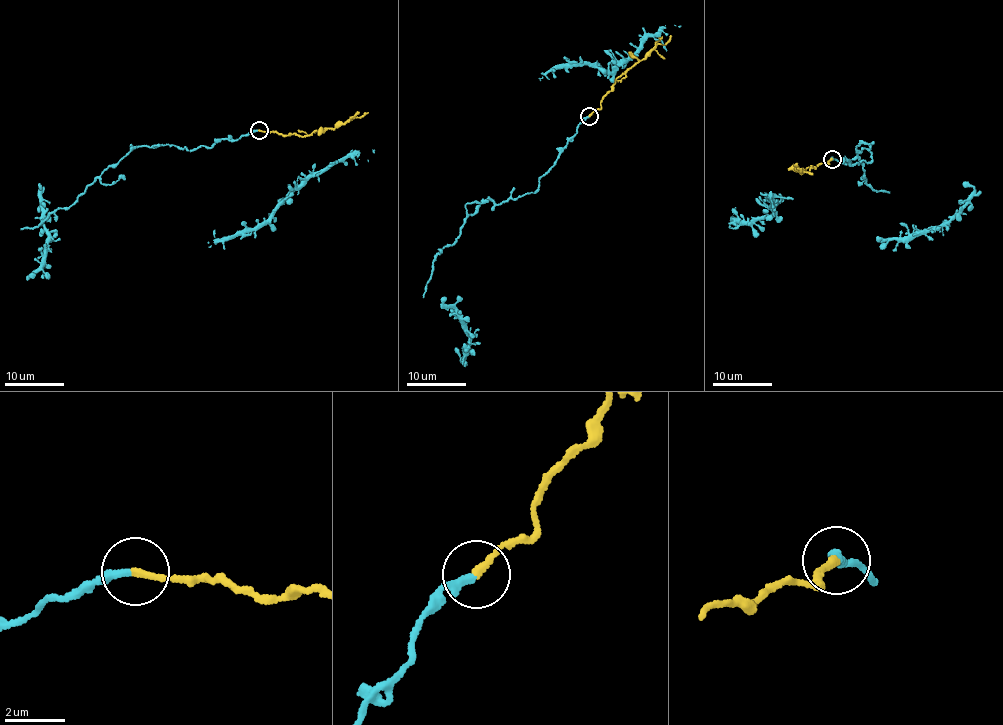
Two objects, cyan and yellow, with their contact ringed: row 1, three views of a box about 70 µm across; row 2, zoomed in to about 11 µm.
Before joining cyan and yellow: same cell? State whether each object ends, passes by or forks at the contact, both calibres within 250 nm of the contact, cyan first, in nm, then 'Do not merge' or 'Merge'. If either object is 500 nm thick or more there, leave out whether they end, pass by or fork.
At the ring cyan ends. At the ring yellow ends. Thickness 280 nm (cyan) against 240 nm. Do not merge

